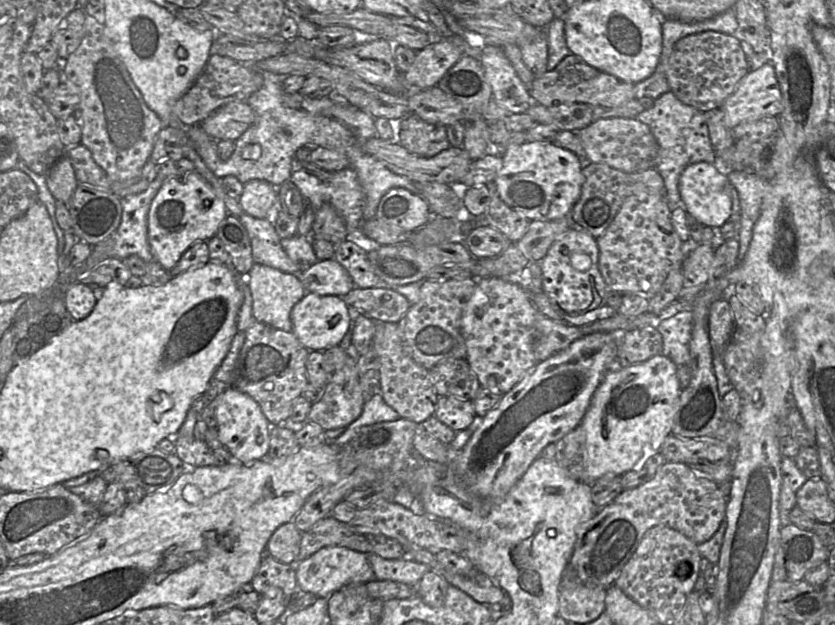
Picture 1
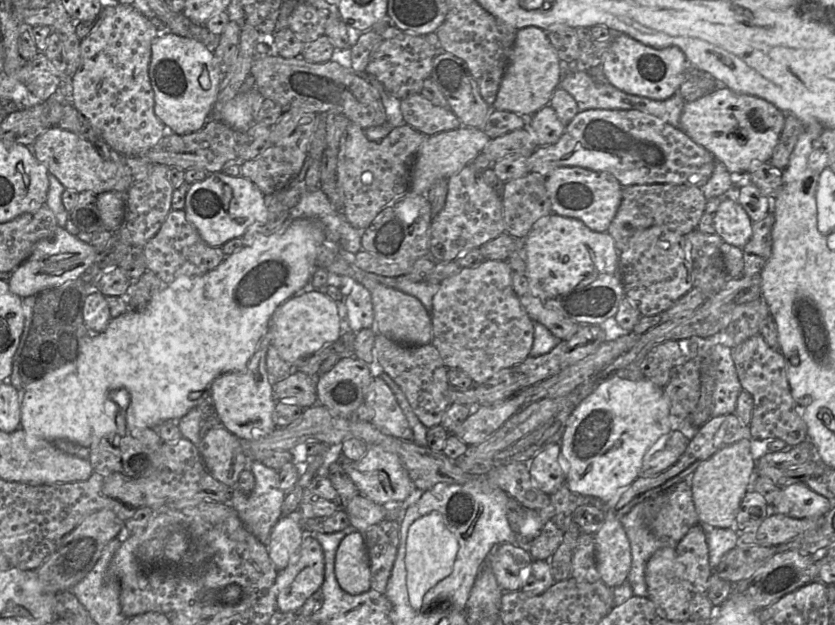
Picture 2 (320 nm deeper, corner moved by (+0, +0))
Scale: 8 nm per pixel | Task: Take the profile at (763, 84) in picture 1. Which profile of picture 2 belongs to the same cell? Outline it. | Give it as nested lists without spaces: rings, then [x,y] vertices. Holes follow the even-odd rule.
[[[719,84],[712,92],[686,102],[680,116],[680,129],[706,148],[735,177],[744,177],[758,163],[769,162],[784,127],[786,113],[772,103],[735,92]]]

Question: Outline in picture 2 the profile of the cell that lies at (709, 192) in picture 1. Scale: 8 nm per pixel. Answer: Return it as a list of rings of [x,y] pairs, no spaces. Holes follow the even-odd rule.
[[[734,196],[721,200],[713,221],[716,234],[723,242],[742,249],[751,238],[753,222]]]

